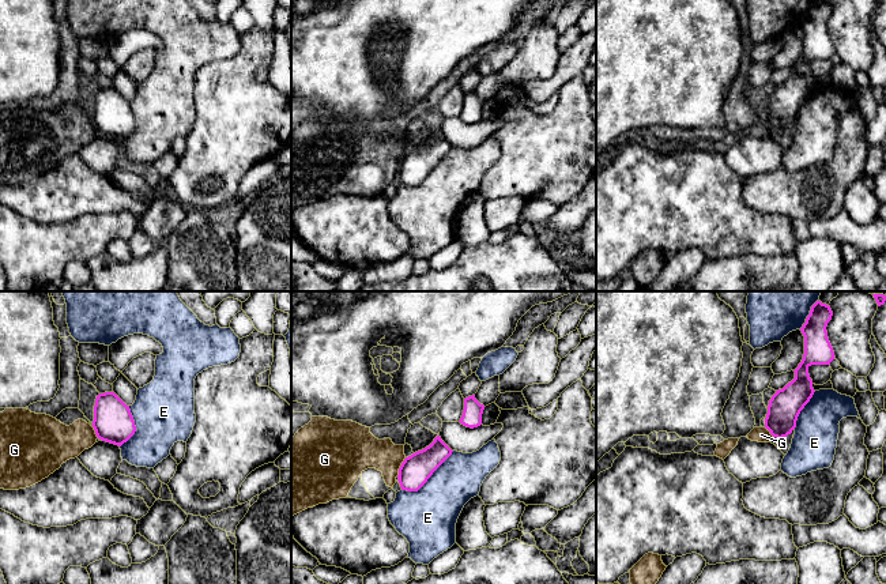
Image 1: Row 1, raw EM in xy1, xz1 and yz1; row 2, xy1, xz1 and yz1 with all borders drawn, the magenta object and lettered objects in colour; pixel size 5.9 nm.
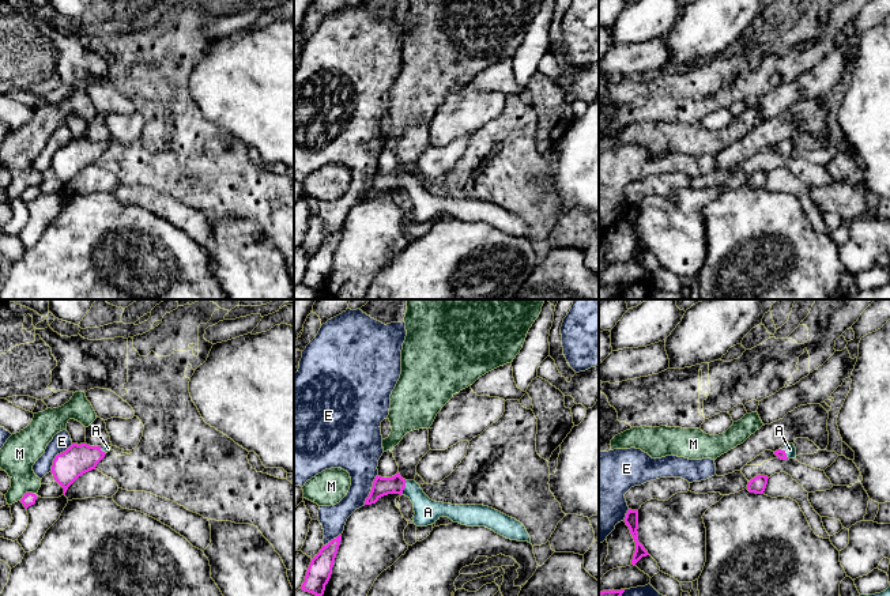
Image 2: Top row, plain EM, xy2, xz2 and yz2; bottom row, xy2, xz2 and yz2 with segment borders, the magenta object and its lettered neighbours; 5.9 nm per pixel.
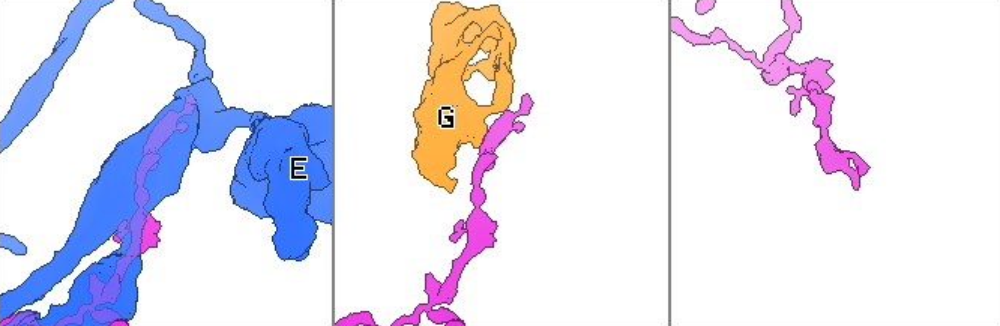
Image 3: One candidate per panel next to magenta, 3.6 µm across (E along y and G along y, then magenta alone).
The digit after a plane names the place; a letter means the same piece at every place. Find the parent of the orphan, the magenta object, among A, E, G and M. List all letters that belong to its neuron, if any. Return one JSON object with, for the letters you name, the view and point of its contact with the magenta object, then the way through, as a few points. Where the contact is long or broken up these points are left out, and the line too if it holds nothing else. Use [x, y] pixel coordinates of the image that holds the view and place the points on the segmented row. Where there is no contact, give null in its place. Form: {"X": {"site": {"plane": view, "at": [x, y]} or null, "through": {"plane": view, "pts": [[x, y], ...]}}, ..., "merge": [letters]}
{"A": {"site": {"plane": "xz2", "at": [404, 486]}, "through": {"plane": "xz2", "pts": [[381, 486], [404, 486], [427, 512]]}}, "merge": ["A"]}

